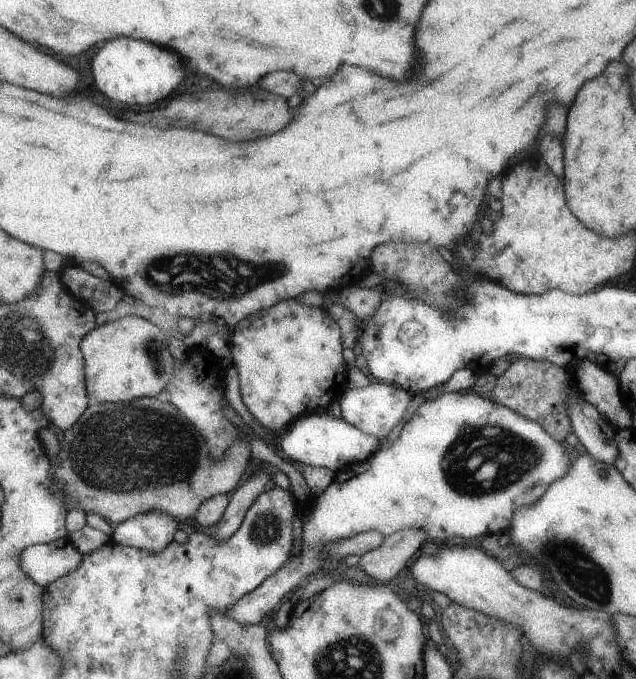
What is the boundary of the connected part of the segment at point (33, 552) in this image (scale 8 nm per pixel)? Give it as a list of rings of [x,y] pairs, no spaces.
[[[68,536],[51,544],[29,546],[21,552],[21,568],[29,578],[43,587],[48,587],[62,576],[67,576],[80,564],[80,551],[73,546]]]

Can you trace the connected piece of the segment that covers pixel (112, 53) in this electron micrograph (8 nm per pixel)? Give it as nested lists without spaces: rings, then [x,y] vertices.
[[[131,38],[105,42],[91,60],[91,74],[97,90],[121,104],[149,104],[165,99],[183,78],[181,62],[173,50]]]

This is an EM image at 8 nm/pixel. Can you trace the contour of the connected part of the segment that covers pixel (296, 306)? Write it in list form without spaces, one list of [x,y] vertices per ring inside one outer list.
[[[296,299],[278,302],[273,305],[273,310],[259,310],[237,322],[227,333],[226,342],[232,356],[232,366],[237,372],[242,403],[264,429],[283,430],[300,415],[324,410],[347,390],[339,326],[333,318],[329,318],[328,312],[319,308],[309,308],[309,305]]]

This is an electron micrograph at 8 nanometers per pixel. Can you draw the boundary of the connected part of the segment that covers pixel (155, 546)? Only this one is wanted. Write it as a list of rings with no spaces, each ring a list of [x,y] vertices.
[[[149,510],[114,525],[110,538],[123,547],[157,552],[173,541],[177,522],[161,510]]]

